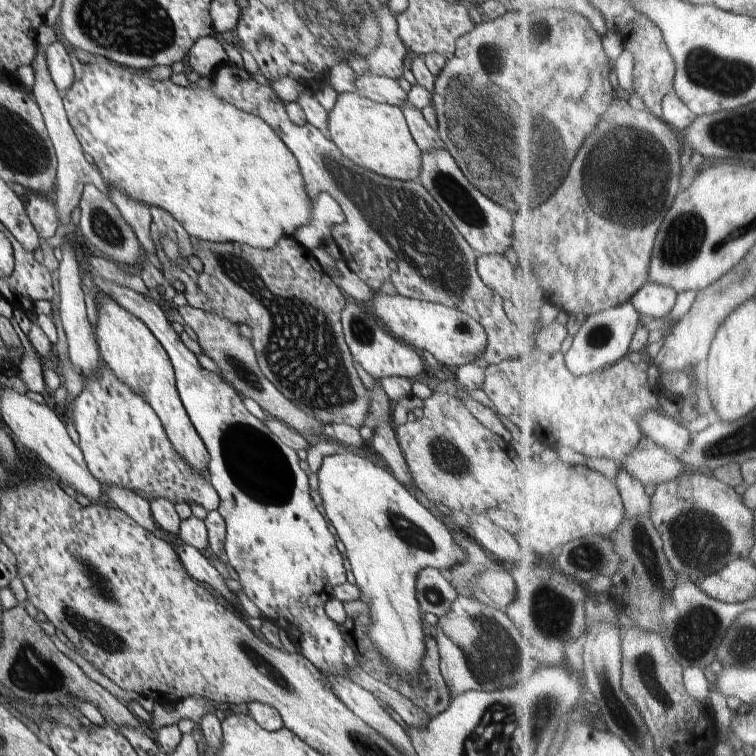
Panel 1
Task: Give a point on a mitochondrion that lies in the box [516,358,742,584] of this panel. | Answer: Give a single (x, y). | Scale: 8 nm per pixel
(702, 542)

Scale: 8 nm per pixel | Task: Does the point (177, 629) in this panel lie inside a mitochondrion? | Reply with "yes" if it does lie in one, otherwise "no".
no

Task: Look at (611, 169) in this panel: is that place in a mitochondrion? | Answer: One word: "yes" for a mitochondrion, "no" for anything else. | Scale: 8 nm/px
yes

